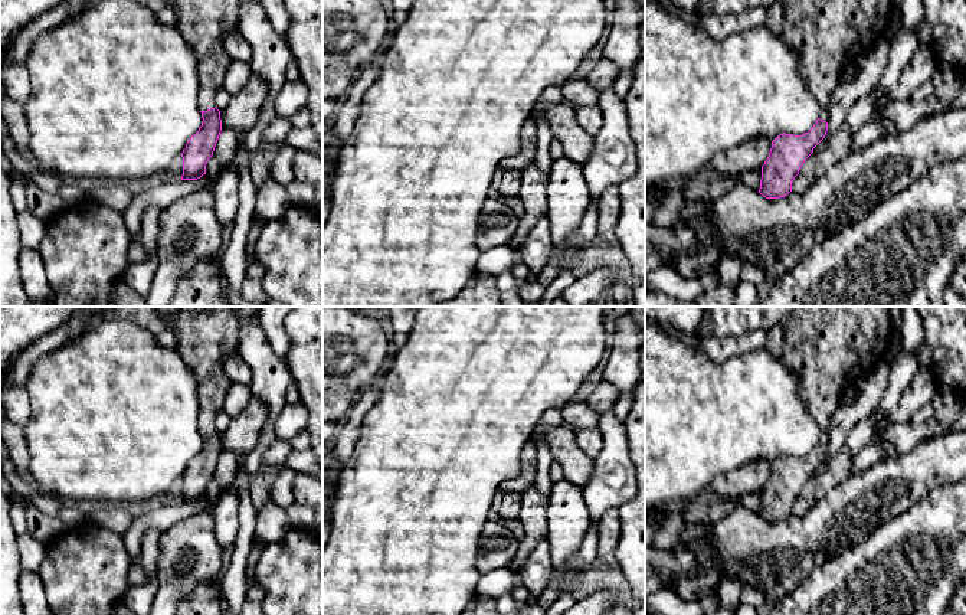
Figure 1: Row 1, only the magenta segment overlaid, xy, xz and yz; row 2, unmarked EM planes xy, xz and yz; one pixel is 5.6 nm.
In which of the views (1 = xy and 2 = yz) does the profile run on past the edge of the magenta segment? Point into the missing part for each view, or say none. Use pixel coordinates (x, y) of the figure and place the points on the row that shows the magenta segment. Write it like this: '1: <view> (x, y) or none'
1: xy (205, 23)
2: yz (828, 36)

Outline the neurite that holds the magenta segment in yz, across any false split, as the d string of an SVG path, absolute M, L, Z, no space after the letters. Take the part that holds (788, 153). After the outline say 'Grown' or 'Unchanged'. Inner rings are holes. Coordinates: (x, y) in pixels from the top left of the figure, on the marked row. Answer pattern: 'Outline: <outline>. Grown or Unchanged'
Outline: M783 0L782 39L796 53L803 81L819 107L819 118L802 134L780 134L772 141L767 160L762 166L759 193L766 199L780 199L792 192L792 183L805 160L825 138L831 96L842 72L858 65L874 43L884 37L891 19L891 0Z. Grown

